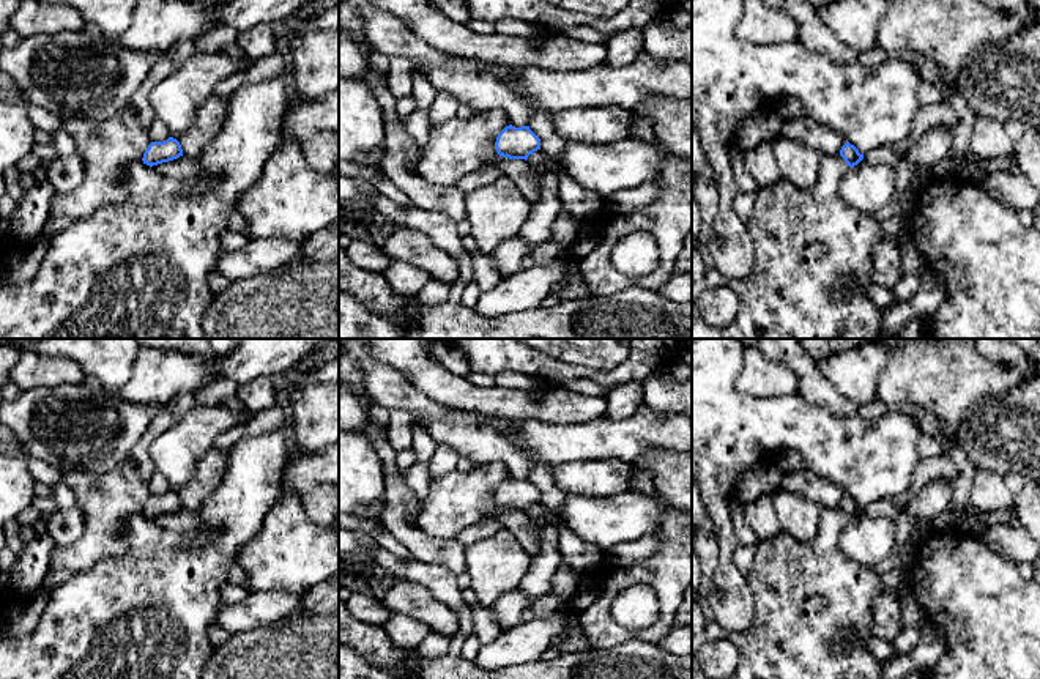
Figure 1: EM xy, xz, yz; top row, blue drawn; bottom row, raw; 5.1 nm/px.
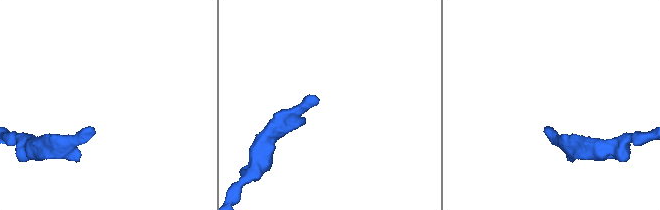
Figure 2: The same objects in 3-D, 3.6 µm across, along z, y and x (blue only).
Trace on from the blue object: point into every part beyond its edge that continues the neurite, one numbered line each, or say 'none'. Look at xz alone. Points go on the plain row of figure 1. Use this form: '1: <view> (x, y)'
none

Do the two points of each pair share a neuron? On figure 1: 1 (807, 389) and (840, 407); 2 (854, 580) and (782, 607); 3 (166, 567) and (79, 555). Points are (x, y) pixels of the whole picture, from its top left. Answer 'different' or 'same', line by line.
1: same
2: same
3: different

